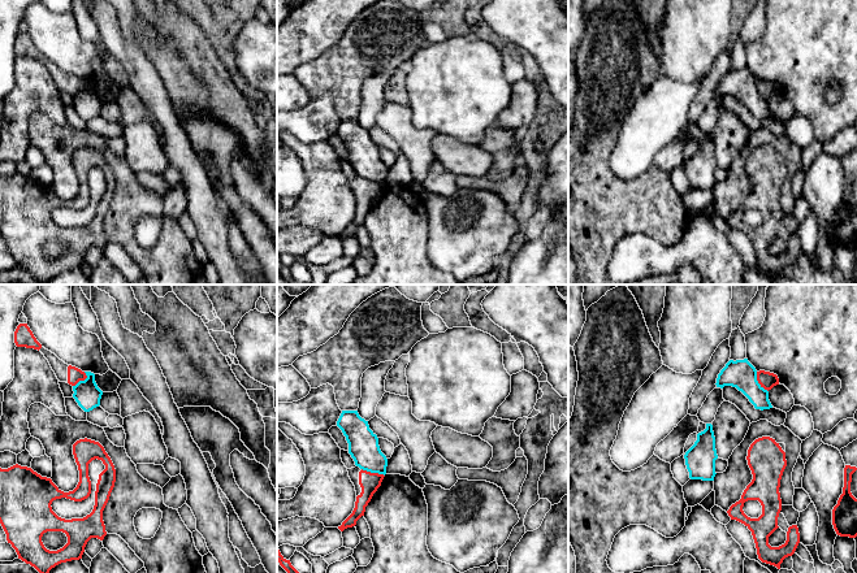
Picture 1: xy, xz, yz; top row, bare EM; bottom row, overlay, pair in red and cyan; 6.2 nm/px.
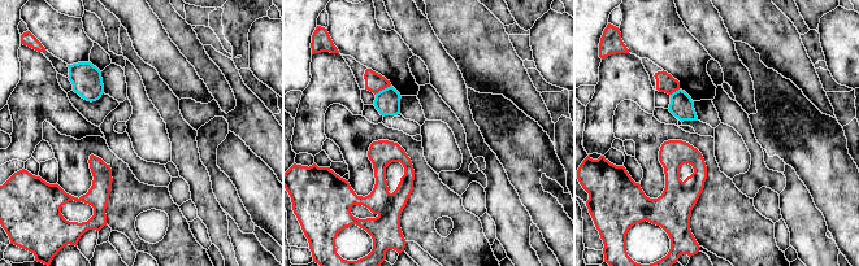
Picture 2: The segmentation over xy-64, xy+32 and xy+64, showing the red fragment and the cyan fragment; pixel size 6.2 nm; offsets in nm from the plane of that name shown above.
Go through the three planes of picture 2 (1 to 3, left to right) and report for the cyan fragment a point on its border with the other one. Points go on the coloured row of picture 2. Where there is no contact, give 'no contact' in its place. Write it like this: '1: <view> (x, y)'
1: no contact
2: xy+32 (382, 88)
3: xy+64 (675, 91)

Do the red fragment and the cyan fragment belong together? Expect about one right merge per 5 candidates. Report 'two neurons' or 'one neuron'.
two neurons

